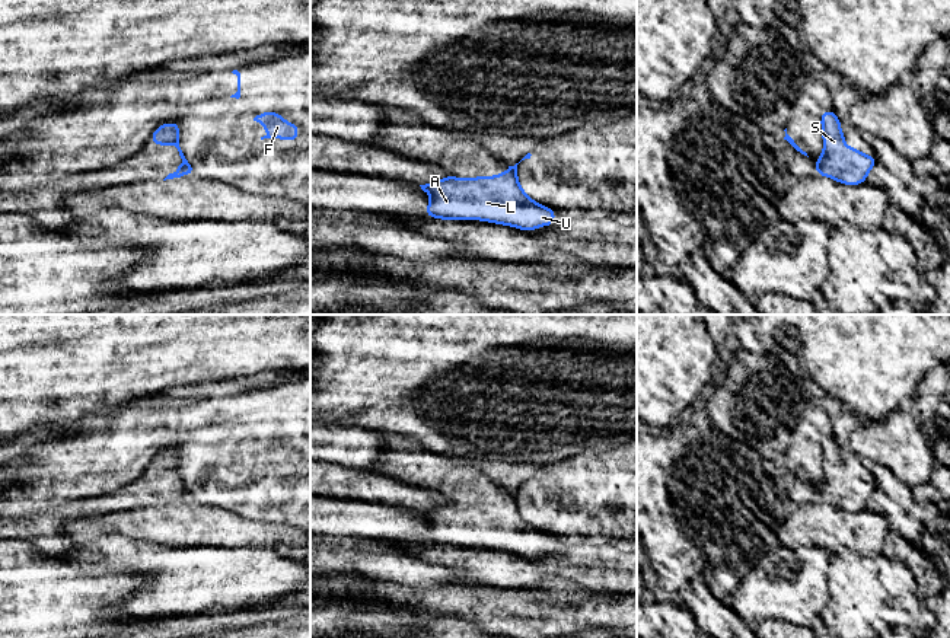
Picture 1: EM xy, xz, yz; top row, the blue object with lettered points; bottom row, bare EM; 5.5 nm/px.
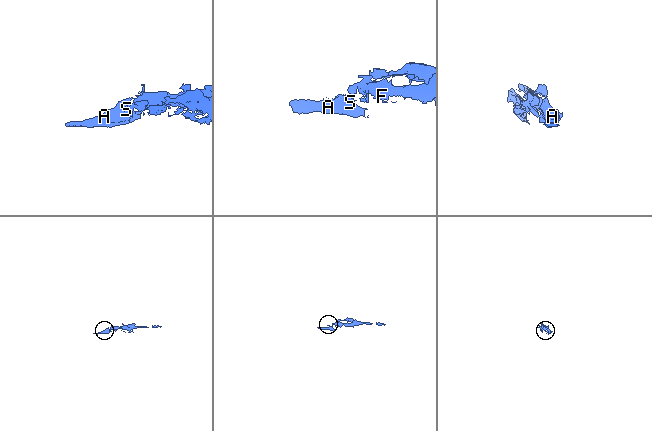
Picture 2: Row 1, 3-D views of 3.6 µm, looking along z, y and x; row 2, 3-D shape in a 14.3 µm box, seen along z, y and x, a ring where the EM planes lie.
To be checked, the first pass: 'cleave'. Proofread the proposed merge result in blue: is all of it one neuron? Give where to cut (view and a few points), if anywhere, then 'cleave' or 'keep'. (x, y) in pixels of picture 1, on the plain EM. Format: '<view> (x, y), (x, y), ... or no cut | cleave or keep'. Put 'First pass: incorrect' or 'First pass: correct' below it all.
xy (185, 487), (190, 498) | cleave
First pass: correct

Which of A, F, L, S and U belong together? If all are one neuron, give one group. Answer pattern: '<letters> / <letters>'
A L S U / F

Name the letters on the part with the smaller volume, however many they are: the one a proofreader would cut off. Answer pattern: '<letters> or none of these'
A, L, S, U

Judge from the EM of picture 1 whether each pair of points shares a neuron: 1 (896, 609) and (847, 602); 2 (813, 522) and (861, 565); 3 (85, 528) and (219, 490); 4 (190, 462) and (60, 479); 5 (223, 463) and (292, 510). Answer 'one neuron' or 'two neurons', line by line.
1: one neuron
2: two neurons
3: two neurons
4: one neuron
5: one neuron

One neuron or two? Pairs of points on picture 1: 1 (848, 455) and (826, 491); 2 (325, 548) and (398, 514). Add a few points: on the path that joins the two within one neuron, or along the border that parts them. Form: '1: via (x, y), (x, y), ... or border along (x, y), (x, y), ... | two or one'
1: via (839, 463), (834, 469), (834, 482) | one
2: via (334, 526), (346, 514), (376, 514) | one

